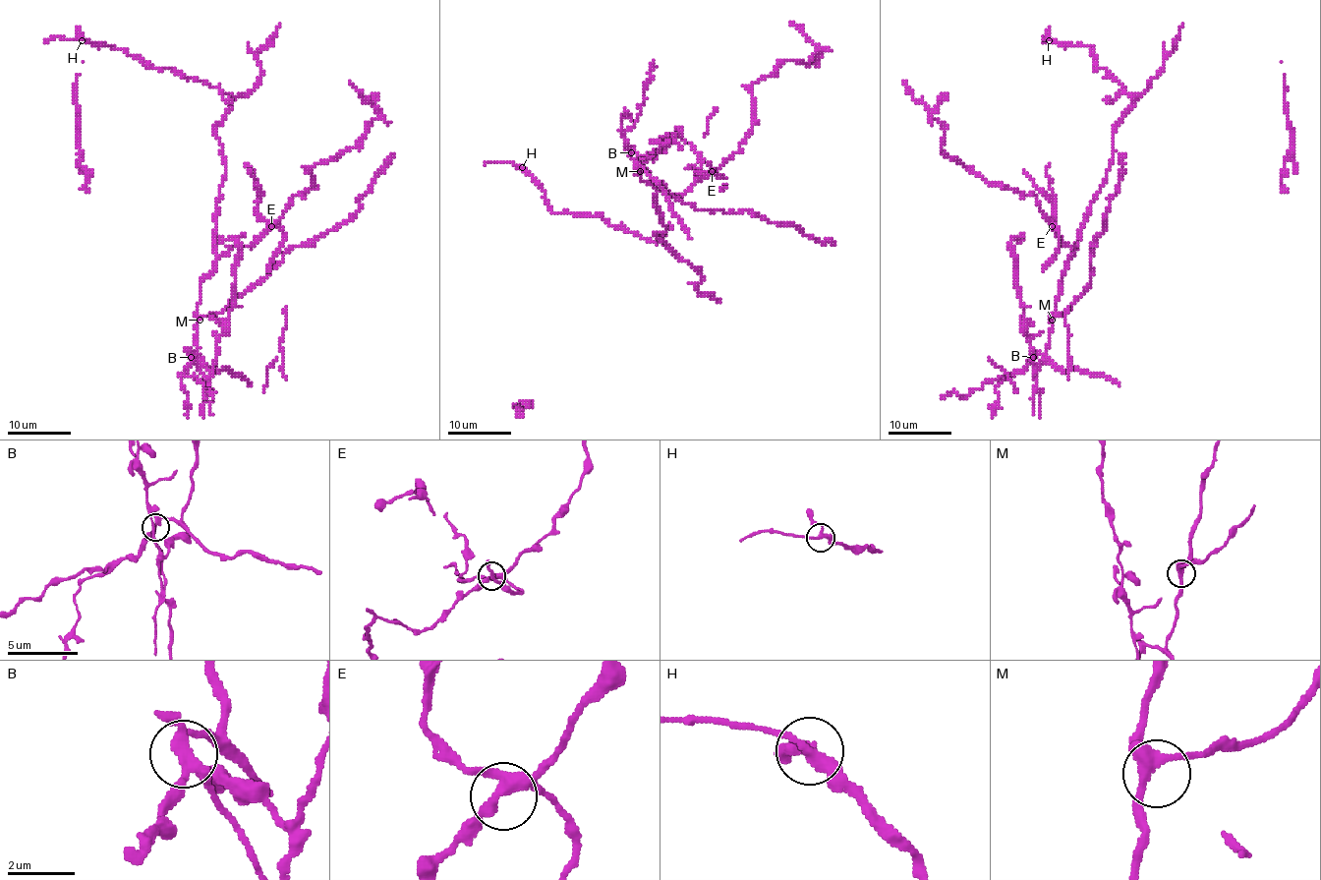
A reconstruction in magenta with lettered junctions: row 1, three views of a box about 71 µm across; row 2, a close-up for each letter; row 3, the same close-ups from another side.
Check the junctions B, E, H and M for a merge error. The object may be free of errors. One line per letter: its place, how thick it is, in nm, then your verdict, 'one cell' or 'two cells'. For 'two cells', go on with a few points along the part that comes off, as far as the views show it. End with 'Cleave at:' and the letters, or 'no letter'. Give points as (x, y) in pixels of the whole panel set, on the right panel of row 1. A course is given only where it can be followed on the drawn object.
B: at (1033, 357); 280 nm thick; two cells
E: at (1052, 226); 280 nm thick; one cell
H: at (1049, 40); 260 nm thick; one cell
M: at (1052, 320); 300 nm thick; one cell
Cleave at: B

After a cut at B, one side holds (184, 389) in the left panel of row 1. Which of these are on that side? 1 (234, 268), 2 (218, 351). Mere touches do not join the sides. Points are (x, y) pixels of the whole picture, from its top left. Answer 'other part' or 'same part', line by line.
1: same part
2: same part

